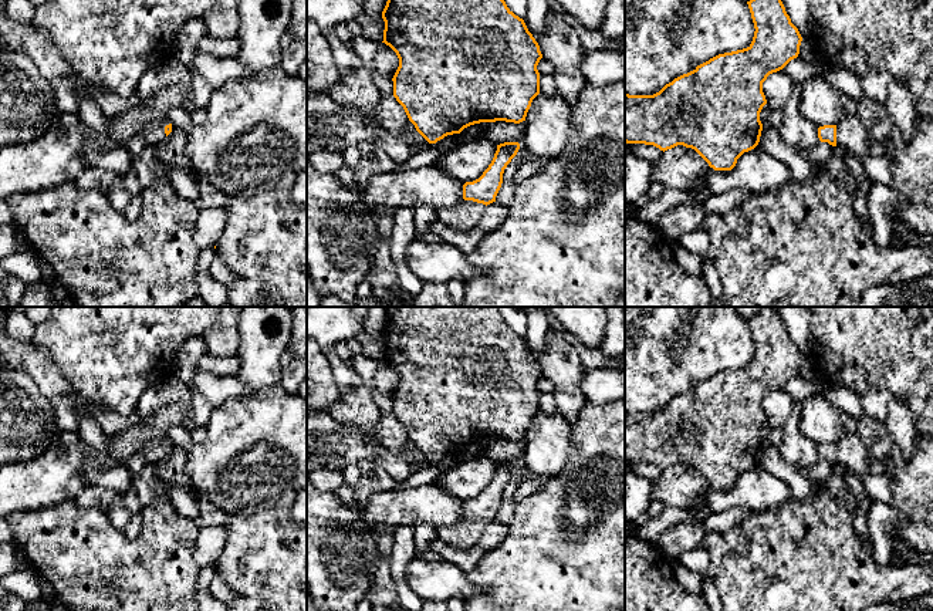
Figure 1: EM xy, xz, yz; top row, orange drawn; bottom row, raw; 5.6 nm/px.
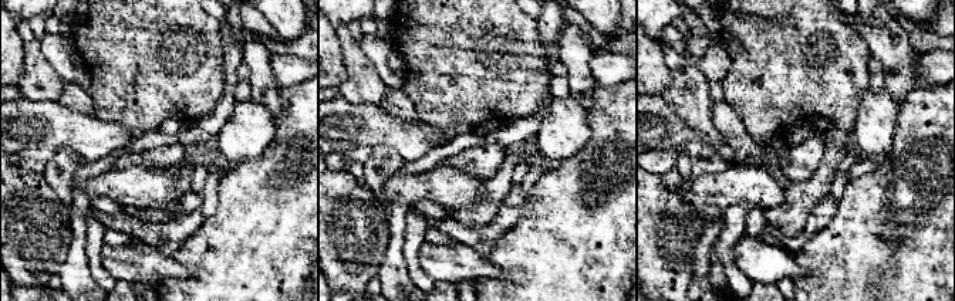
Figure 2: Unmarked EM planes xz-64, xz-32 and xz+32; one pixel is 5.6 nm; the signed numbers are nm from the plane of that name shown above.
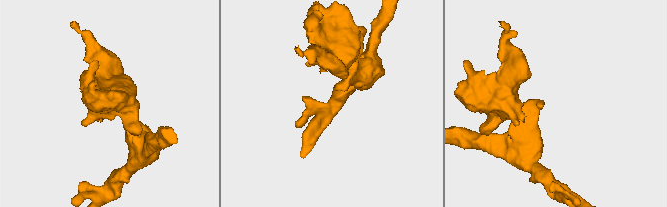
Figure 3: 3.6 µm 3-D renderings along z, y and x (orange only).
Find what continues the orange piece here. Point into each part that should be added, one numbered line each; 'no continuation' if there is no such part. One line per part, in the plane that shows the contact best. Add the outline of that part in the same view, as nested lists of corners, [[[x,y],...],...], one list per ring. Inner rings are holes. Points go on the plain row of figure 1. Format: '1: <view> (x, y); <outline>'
1: xz (465, 533); [[[462,517],[450,527],[437,529],[437,539],[457,550],[467,550],[480,540],[484,526],[483,521]]]

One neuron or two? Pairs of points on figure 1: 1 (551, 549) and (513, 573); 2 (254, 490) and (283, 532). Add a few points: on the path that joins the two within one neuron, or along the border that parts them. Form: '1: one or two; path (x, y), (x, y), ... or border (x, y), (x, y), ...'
1: one; path (541, 556), (523, 573)
2: two; border (288, 510), (263, 510), (235, 516)

